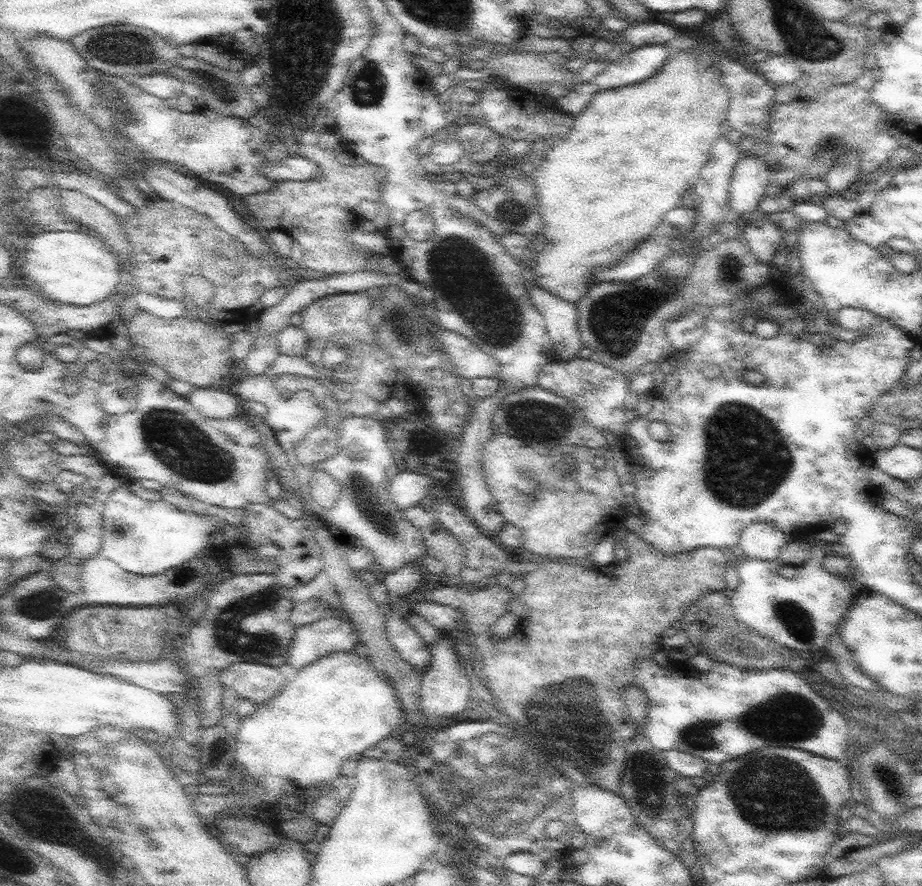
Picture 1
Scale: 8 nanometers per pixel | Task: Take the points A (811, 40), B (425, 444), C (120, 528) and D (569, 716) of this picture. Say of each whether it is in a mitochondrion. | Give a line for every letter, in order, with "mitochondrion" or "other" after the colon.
A: mitochondrion
B: other
C: mitochondrion
D: mitochondrion

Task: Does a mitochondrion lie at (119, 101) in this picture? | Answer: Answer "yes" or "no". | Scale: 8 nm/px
yes

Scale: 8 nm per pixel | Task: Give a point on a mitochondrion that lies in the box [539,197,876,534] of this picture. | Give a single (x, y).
(748, 461)

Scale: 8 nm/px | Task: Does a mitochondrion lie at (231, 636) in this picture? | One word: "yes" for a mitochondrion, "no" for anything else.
yes

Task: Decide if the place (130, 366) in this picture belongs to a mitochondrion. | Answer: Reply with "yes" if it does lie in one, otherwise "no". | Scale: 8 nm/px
yes

